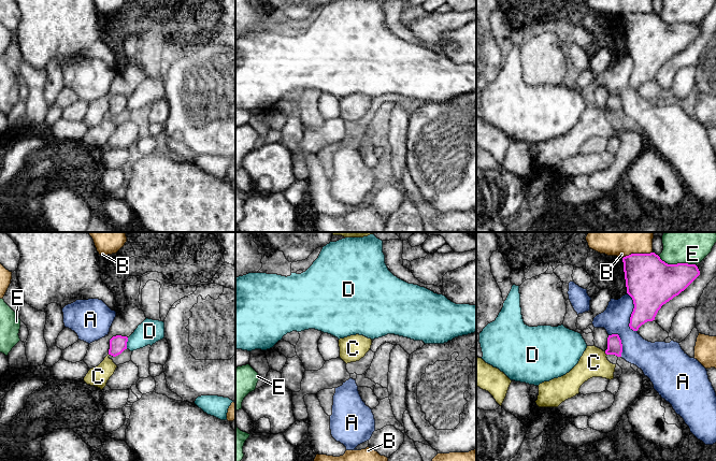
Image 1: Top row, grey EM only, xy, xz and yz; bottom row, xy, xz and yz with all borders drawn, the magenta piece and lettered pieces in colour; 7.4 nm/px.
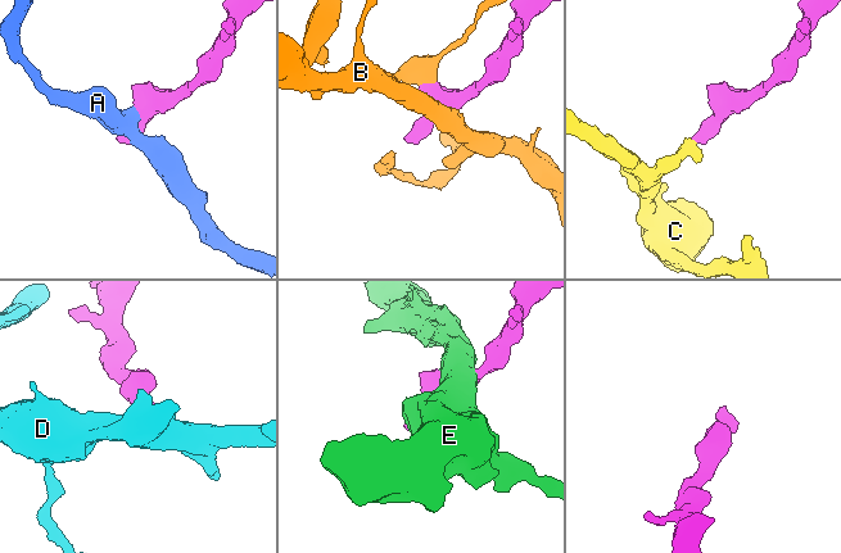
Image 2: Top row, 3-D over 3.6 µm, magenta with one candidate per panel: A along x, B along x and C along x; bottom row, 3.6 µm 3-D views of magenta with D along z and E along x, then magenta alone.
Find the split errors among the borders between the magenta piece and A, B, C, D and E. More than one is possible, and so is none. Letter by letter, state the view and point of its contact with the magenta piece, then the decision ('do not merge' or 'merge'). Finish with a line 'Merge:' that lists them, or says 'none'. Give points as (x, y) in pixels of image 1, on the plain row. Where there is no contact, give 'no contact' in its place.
A: yz (632, 72) | do not merge
B: yz (636, 13) | do not merge
C: yz (605, 112) | merge
D: xy (126, 102) | do not merge
E: yz (677, 23) | do not merge
Merge: C

